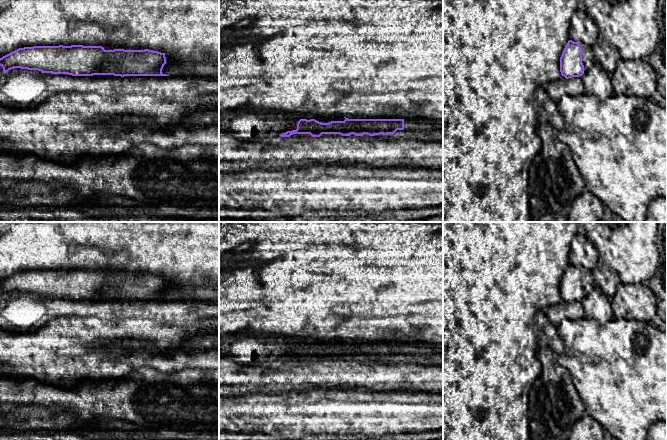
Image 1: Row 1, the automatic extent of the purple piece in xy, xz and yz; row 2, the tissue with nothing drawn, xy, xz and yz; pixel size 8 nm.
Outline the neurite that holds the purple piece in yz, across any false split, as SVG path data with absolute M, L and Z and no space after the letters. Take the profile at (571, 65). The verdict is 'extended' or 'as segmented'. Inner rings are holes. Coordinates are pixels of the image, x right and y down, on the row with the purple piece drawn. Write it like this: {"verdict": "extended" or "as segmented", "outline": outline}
{"verdict": "extended", "outline": "M569 40L560 57L560 72L566 79L582 78L595 62L592 46Z"}

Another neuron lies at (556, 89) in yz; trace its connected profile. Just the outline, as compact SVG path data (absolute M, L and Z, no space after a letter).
M562 75L558 80L546 85L545 89L550 98L556 103L565 93L568 95L580 95L582 93L585 93L582 78L572 77L566 79Z

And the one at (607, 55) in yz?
M600 32L597 40L592 45L592 50L596 62L600 63L606 72L611 75L614 72L617 61L621 58L618 50L606 41L603 34Z

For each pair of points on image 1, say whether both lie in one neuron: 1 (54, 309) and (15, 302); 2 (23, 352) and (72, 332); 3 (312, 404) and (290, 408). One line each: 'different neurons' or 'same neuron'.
1: same neuron
2: same neuron
3: same neuron

